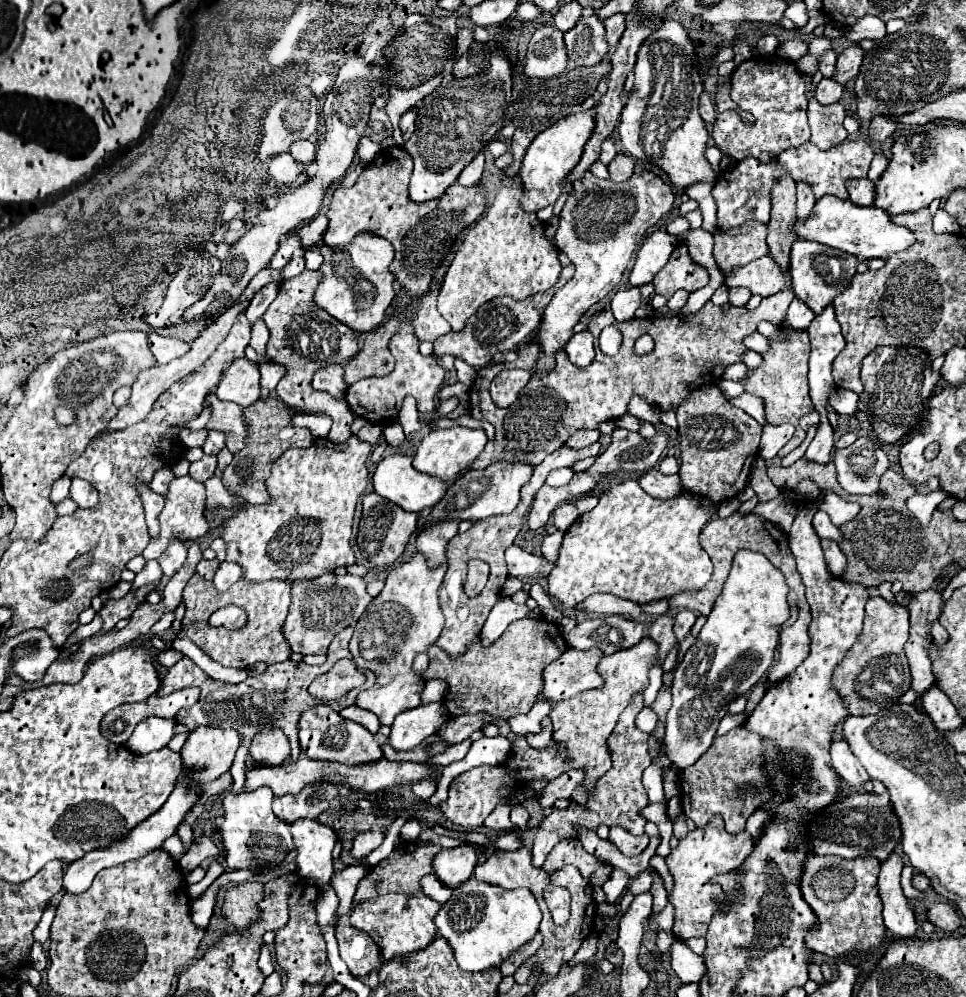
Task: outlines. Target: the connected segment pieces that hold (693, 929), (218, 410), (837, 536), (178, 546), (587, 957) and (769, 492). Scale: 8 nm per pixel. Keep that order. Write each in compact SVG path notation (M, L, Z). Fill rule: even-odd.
M712 816L712 820L704 828L696 828L688 832L680 844L666 856L666 866L674 878L672 892L668 892L668 902L674 906L674 926L672 934L676 938L688 940L696 936L704 936L710 924L712 914L716 914L714 902L728 902L726 894L718 884L712 884L712 876L728 874L742 866L744 858L750 856L754 844L750 834L728 834L724 830L722 816Z
M216 394L206 396L206 404L212 410L212 416L206 424L206 430L218 430L226 432L226 446L234 452L244 448L244 438L246 438L246 426L242 418L242 408L234 402L222 402L216 398Z
M818 510L813 517L812 525L820 539L826 538L837 543L842 541L843 536L840 529L832 523L826 512Z
M174 538L174 542L170 542L170 546L158 558L158 564L160 564L164 576L172 578L182 568L184 560L186 560L186 544L182 540Z
M590 936L586 938L586 942L580 946L578 954L574 954L574 958L568 962L568 966L576 966L576 964L582 964L582 962L592 962L594 954L596 954L596 944L598 944L598 936Z
M756 456L756 462L752 464L752 472L750 472L750 480L748 480L748 486L758 494L760 502L766 502L766 500L772 500L780 494L780 490L772 484L772 480L768 478L766 474L766 464L760 456Z

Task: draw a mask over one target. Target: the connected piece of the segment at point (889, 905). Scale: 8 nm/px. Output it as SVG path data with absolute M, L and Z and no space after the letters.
M894 852L886 862L880 866L878 876L878 892L884 904L884 924L886 928L898 936L908 938L916 934L916 920L914 910L908 898L902 894L900 888L900 872L902 872L902 858Z

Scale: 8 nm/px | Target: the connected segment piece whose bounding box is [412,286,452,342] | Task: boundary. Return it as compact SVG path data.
M436 286L434 290L430 290L426 296L422 296L418 300L420 304L420 314L416 316L416 322L414 322L414 316L412 318L412 324L415 329L415 334L420 341L434 342L434 338L450 332L450 324L440 316L440 312L436 310L436 294L438 294L438 288Z

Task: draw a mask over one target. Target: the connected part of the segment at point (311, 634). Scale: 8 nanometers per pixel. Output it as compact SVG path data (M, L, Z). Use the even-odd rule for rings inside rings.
M324 574L318 580L298 582L292 586L292 602L286 622L282 624L282 634L294 652L328 654L328 646L332 638L342 628L358 620L370 602L372 596L366 592L366 582L358 576Z

